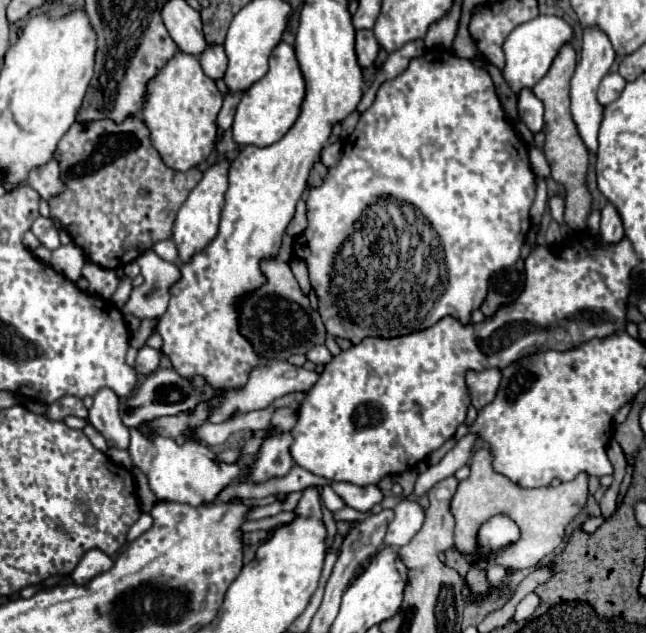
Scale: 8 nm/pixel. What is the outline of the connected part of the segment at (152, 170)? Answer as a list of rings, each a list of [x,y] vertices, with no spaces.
[[[130,115],[122,123],[116,123],[112,119],[84,123],[76,121],[60,139],[54,151],[54,159],[60,163],[60,179],[66,189],[60,193],[60,197],[52,197],[48,201],[50,217],[58,219],[60,227],[70,233],[72,241],[84,251],[88,263],[94,263],[104,269],[124,267],[126,263],[142,255],[146,249],[150,249],[154,243],[170,239],[172,223],[180,205],[202,179],[202,171],[196,167],[186,173],[168,169],[150,141],[148,127],[138,115]]]

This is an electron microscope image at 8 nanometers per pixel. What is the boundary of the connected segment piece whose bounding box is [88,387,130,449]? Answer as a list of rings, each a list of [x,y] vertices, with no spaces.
[[[102,387],[94,395],[94,405],[90,409],[88,421],[108,441],[108,447],[116,447],[116,449],[126,449],[128,447],[130,431],[120,423],[118,395],[112,389]]]

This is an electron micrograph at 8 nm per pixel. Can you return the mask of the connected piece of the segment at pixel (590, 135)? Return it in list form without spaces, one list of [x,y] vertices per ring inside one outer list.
[[[584,31],[580,63],[576,65],[574,77],[570,81],[570,101],[572,101],[572,117],[578,127],[578,133],[584,141],[584,145],[592,153],[598,151],[598,129],[600,129],[602,113],[604,113],[604,107],[596,99],[596,89],[598,89],[598,83],[602,81],[602,77],[610,71],[612,63],[614,63],[614,51],[612,51],[612,45],[608,43],[608,37],[602,31]]]

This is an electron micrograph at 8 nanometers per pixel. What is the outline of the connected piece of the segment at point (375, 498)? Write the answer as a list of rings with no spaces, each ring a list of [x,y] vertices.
[[[332,481],[330,487],[342,497],[342,501],[356,509],[356,511],[370,511],[376,503],[382,503],[384,495],[382,491],[376,487],[376,485],[366,485],[366,487],[360,487],[360,485],[354,485],[354,483],[346,483],[346,481]]]

